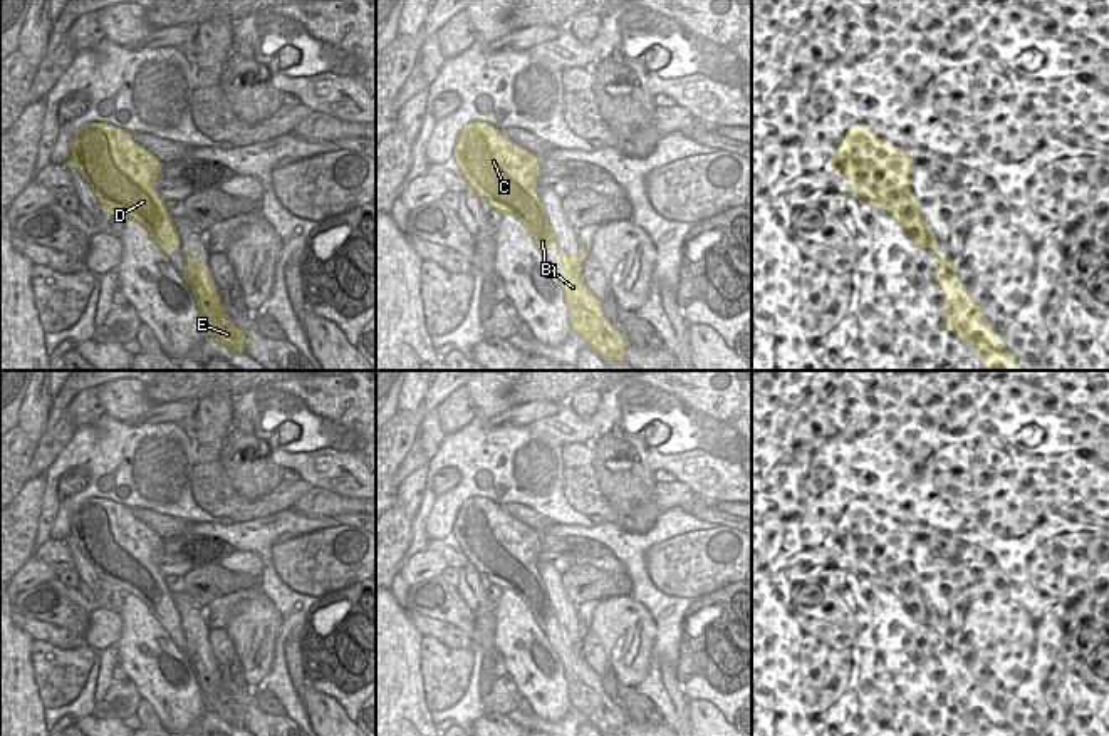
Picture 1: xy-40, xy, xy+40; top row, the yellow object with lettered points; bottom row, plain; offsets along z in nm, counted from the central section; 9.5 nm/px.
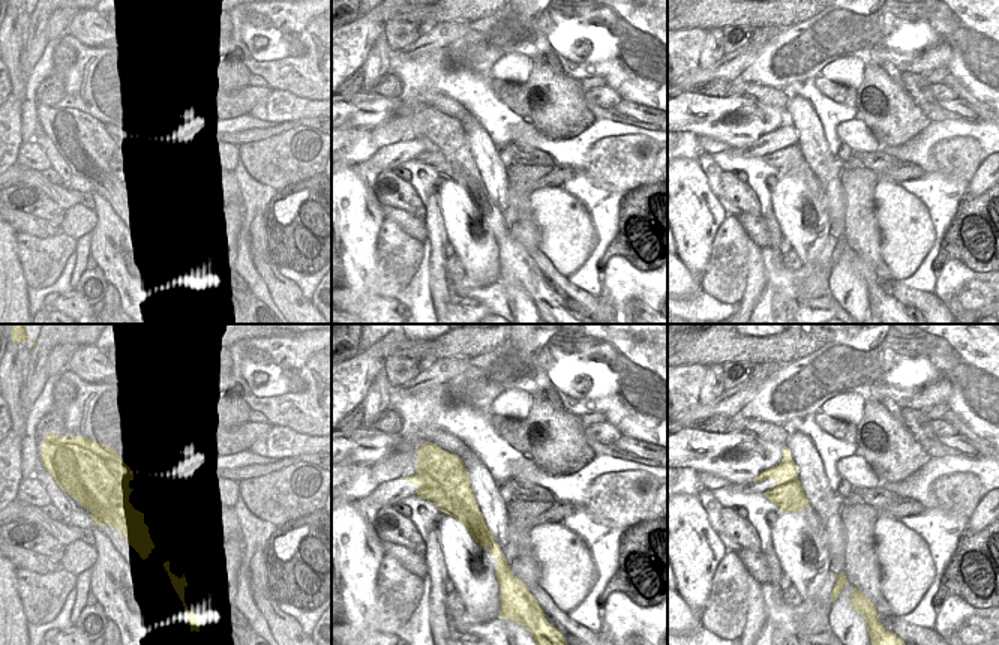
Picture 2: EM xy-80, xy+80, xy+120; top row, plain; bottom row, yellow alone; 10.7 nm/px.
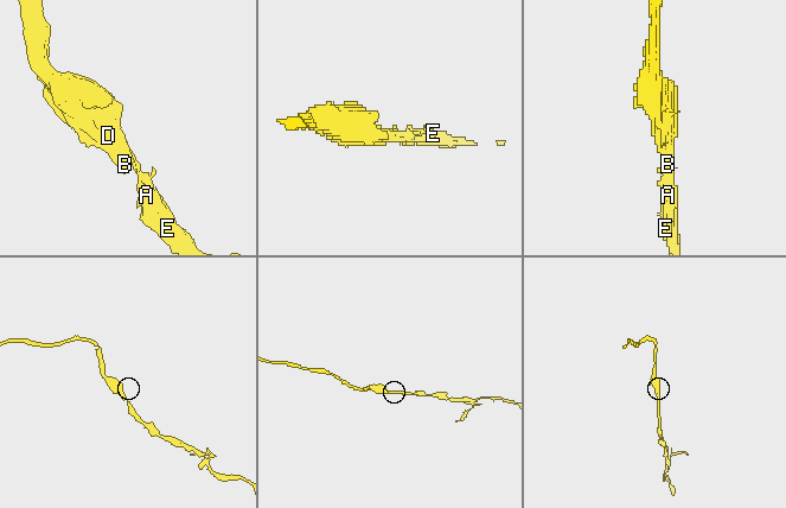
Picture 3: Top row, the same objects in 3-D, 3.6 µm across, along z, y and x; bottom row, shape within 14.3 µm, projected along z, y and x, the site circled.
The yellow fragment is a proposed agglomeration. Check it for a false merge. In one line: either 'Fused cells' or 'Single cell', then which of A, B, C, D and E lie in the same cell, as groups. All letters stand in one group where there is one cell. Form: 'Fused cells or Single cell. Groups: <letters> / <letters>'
Single cell. Groups: A B C D E

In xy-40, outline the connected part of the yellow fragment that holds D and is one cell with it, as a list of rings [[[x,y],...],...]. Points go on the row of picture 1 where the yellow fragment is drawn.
[[[89,122],[74,136],[70,158],[64,164],[84,176],[104,215],[136,220],[161,251],[171,257],[180,235],[154,189],[163,163],[134,143],[129,132],[107,122]]]

